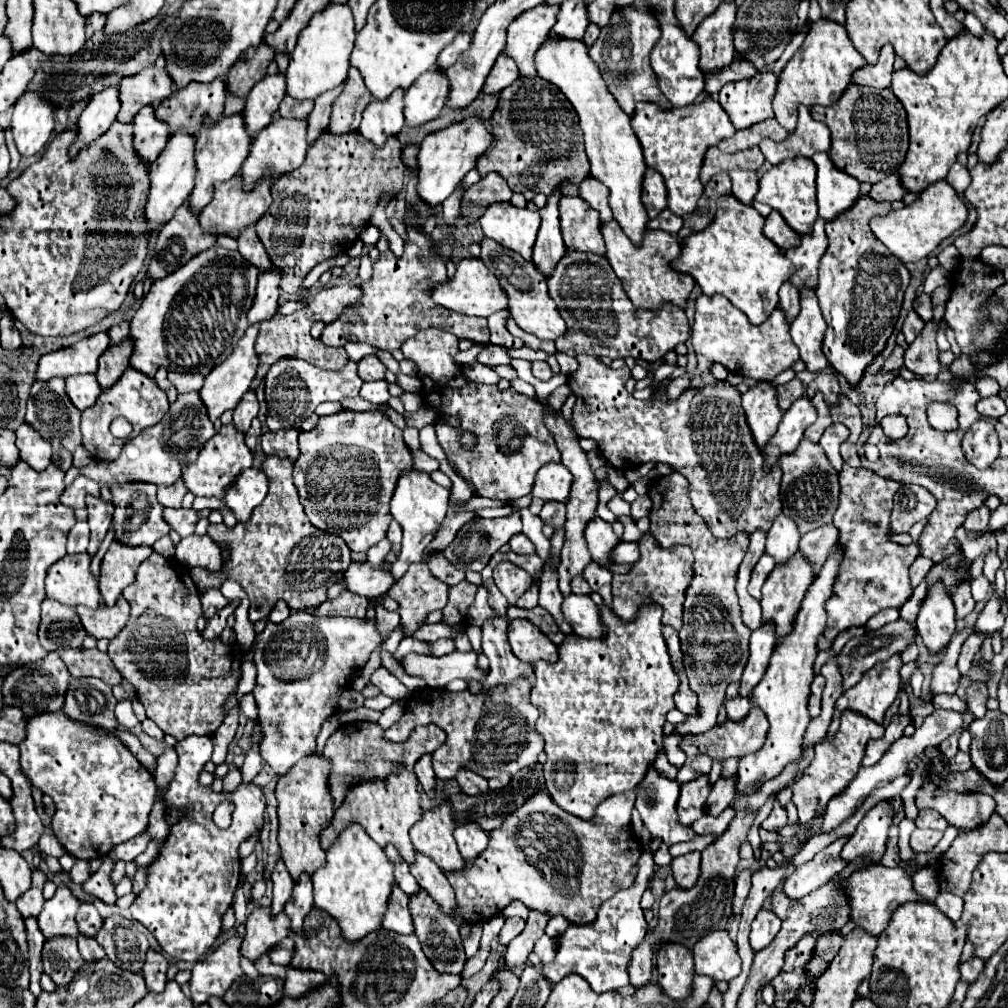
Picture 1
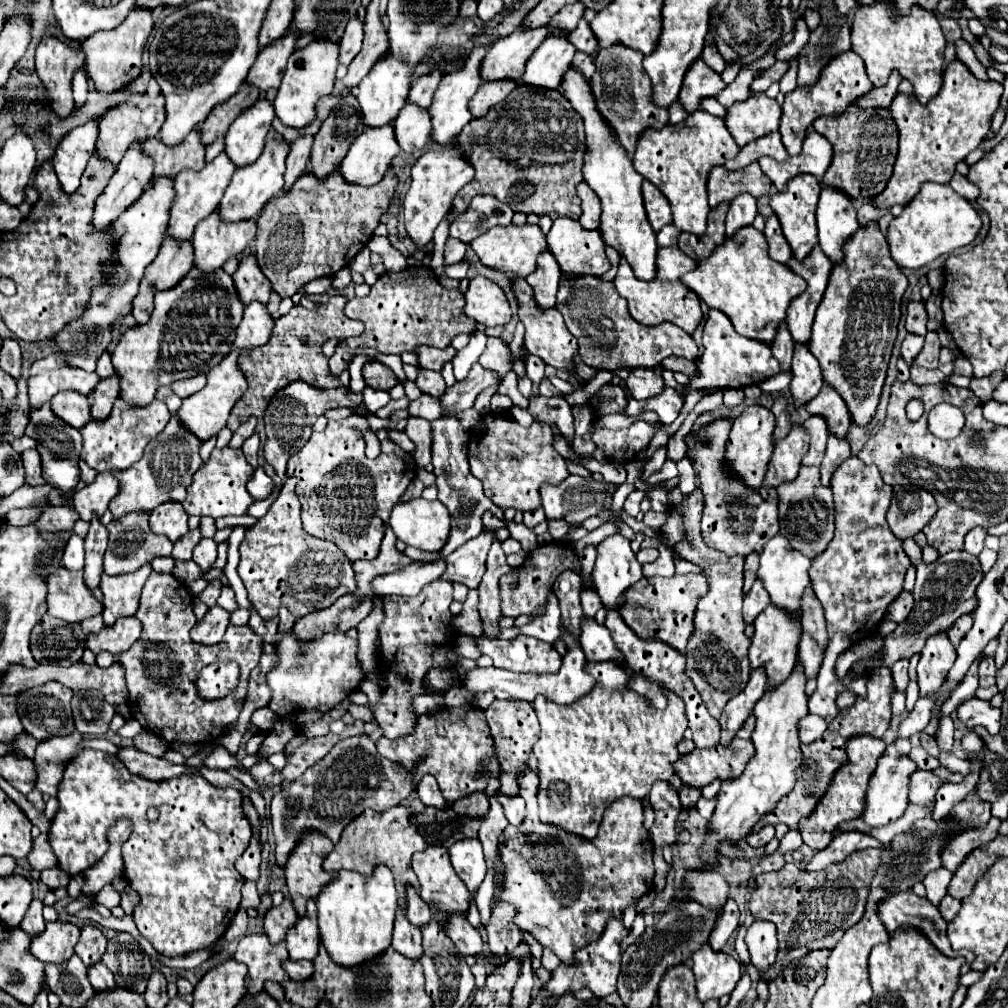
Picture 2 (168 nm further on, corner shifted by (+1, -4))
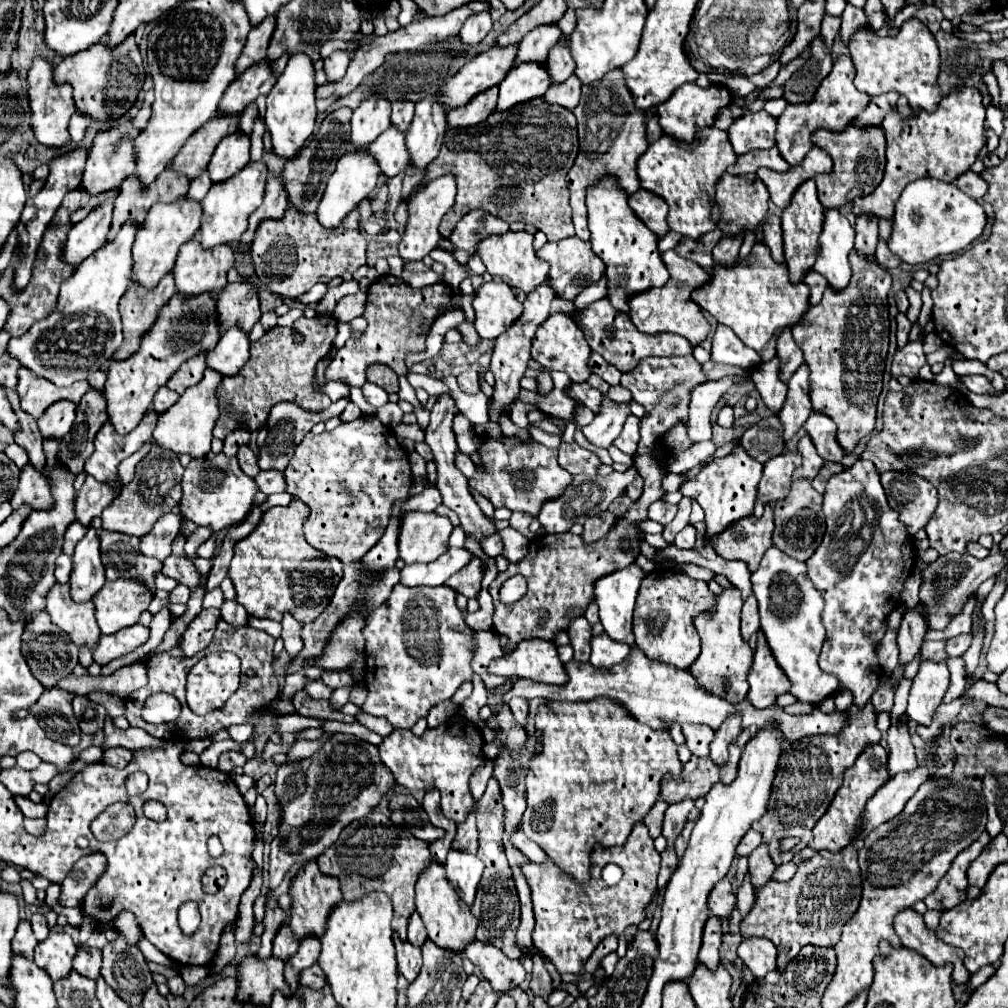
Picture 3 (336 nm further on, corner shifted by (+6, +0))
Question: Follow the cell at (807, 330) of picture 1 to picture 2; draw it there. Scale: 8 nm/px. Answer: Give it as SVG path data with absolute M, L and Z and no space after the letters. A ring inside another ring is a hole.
M796 345L790 381L790 395L794 399L794 407L806 405L820 393L820 389L822 389L822 373L816 357L808 351L806 345Z

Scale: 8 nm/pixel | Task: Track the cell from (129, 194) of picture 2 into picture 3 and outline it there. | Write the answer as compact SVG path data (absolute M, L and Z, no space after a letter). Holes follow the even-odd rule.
M113 203L97 205L83 221L75 223L65 243L65 259L71 265L79 265L87 255L93 255L105 241L111 227Z

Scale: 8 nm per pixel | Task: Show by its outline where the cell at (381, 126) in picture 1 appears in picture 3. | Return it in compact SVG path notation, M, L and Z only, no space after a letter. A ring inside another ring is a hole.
M355 149L355 151L347 151L339 161L337 161L337 169L333 171L327 189L323 193L323 199L317 207L317 219L319 223L323 223L323 227L337 227L341 223L341 219L355 207L359 205L365 197L369 197L377 185L381 171L379 171L379 163L377 159L367 151L367 149Z

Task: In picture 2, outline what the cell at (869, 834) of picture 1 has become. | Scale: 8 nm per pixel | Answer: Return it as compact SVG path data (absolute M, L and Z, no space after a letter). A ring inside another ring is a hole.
M896 747L886 749L886 755L878 761L878 767L870 777L870 785L868 785L868 795L866 795L868 807L862 815L862 819L868 825L888 825L904 815L908 805L908 783L916 769L918 769L916 763L908 755L902 755Z

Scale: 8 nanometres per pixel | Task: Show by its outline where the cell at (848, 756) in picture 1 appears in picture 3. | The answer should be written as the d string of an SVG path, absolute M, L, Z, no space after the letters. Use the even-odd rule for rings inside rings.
M881 745L865 747L865 751L859 755L859 759L853 763L853 767L849 767L845 771L843 785L839 787L837 795L833 797L827 813L819 819L819 823L815 823L813 839L807 843L807 847L811 847L813 851L821 851L821 849L839 851L845 845L849 845L855 837L855 829L859 827L859 819L861 819L867 799L885 781L887 781L887 751L885 751L885 747L881 747Z

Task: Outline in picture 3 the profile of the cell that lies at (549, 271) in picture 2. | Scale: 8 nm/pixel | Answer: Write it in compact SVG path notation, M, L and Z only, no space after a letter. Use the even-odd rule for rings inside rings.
M545 279L545 283L541 283L539 287L535 287L531 293L525 295L523 301L523 313L521 317L505 331L505 335L497 337L495 341L495 351L493 351L493 359L491 359L491 373L495 375L495 391L493 391L493 407L489 409L489 417L491 421L497 421L499 413L503 411L505 405L509 405L517 393L519 393L519 381L525 375L527 367L529 367L529 349L531 349L531 339L537 331L537 327L549 317L549 309L551 309L551 301L555 299L555 291L549 285L549 279Z

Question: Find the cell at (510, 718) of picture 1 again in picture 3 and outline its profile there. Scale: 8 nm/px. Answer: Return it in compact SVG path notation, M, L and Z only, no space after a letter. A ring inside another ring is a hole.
M459 715L447 725L441 723L435 729L425 729L425 733L419 737L411 731L393 731L391 735L383 737L379 755L381 761L391 769L395 781L409 791L427 791L431 787L437 787L441 793L441 809L447 819L461 823L467 817L467 811L471 811L471 805L475 801L471 795L469 779L485 761L485 753L481 731L465 717Z

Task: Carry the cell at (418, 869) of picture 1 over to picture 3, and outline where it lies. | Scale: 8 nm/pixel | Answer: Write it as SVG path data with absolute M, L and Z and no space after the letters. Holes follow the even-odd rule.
M475 939L463 947L463 955L497 991L521 985L521 981L525 979L523 963L519 959L509 959L491 943L479 943Z

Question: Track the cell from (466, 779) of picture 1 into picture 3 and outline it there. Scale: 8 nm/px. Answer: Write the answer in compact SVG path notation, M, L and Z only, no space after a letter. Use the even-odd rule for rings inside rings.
M473 807L467 815L467 819L457 825L457 835L451 843L453 849L461 849L467 853L477 853L477 825L475 825L475 815L477 815L477 807Z

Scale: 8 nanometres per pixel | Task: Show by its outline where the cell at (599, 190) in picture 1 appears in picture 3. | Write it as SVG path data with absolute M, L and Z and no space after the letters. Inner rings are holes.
M617 67L603 75L601 81L589 83L583 87L579 105L573 109L577 117L579 131L579 155L575 165L567 173L567 187L571 191L571 209L575 233L581 239L589 239L587 229L587 207L585 207L585 189L597 181L601 175L615 175L619 185L633 195L641 185L637 179L635 163L643 151L647 151L647 113L637 109L633 103L633 93L625 83L625 73Z

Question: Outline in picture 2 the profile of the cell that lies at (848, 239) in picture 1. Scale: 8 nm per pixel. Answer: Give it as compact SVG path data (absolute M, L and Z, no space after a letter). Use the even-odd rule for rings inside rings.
M868 223L844 245L844 263L834 267L824 299L816 311L808 349L820 363L824 383L840 393L852 421L860 427L872 421L880 403L888 361L896 341L900 299L906 287L908 279L900 267L892 263L888 243L878 223Z

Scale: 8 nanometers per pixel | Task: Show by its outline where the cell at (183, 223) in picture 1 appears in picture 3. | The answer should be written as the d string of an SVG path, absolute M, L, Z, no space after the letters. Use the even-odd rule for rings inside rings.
M169 271L153 289L139 287L133 281L127 293L121 299L121 317L123 317L123 345L115 351L113 359L127 359L139 349L139 339L151 329L157 319L161 305L165 305L175 293L173 271Z

